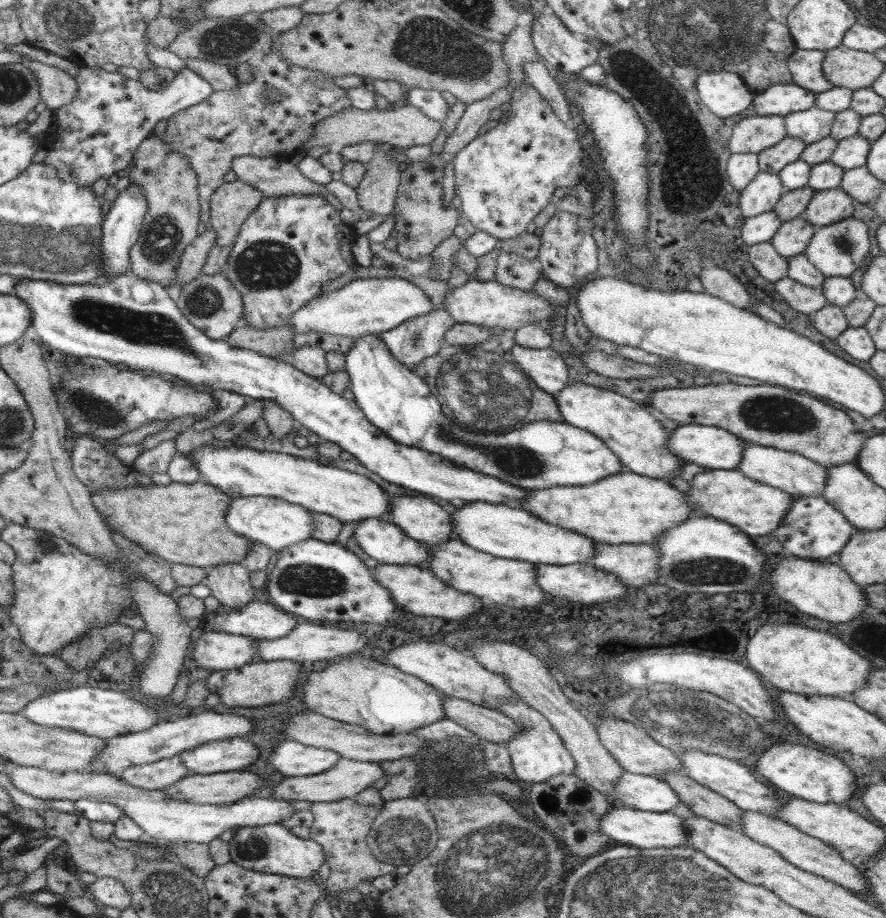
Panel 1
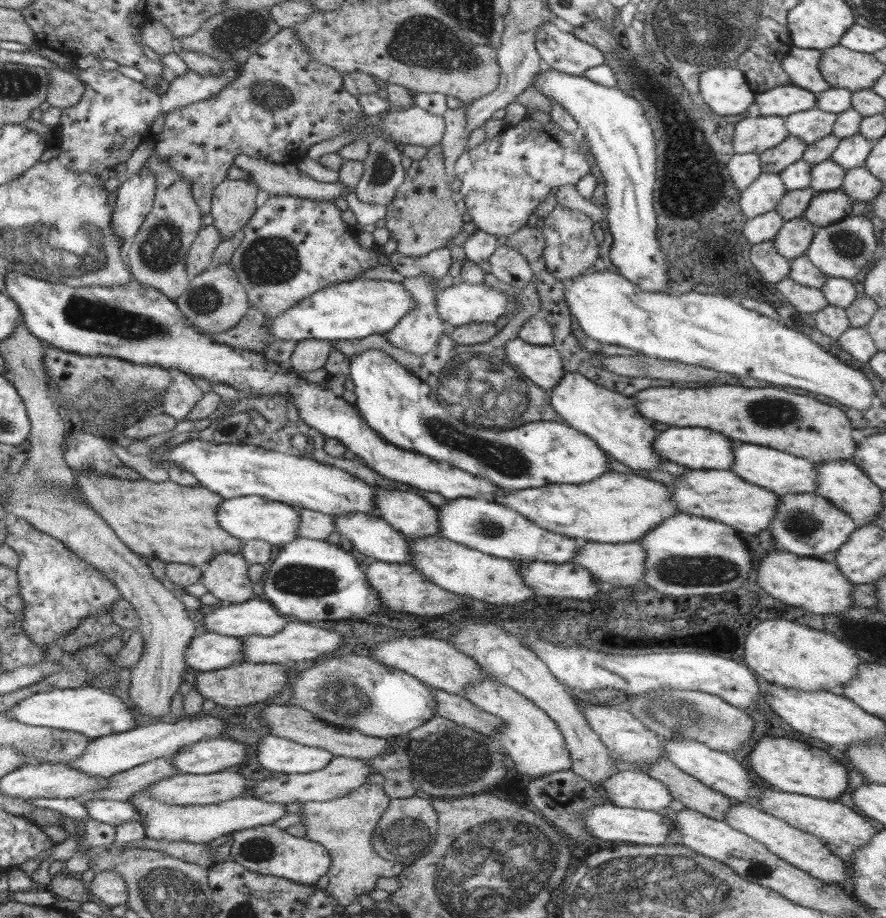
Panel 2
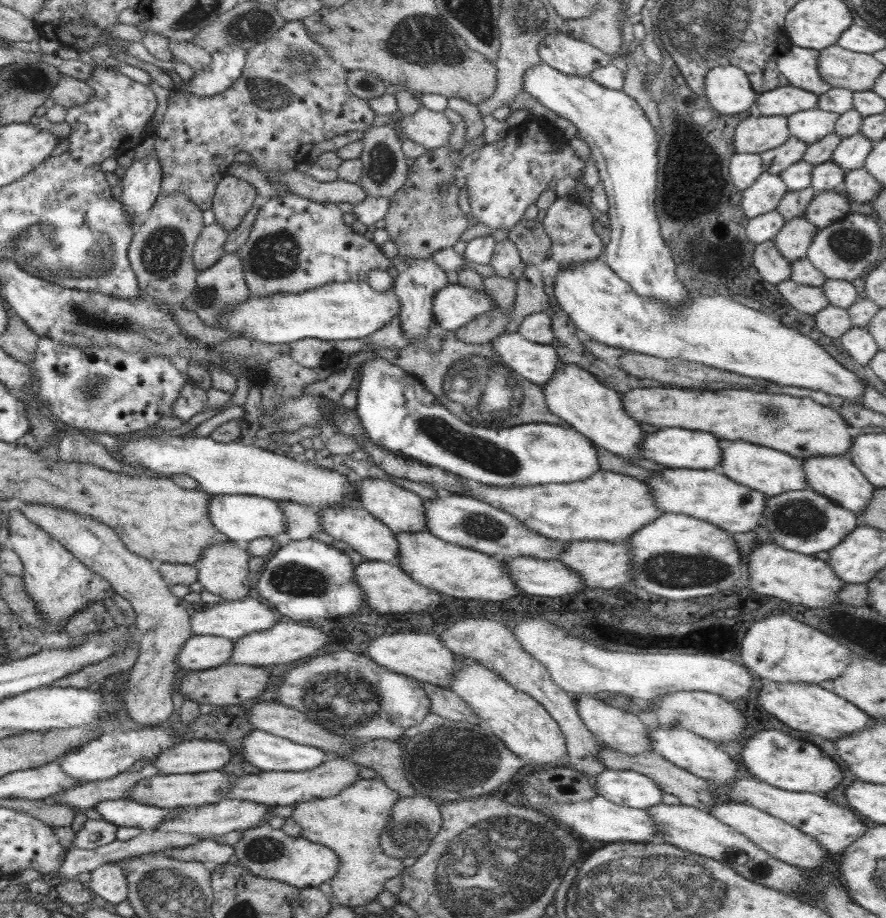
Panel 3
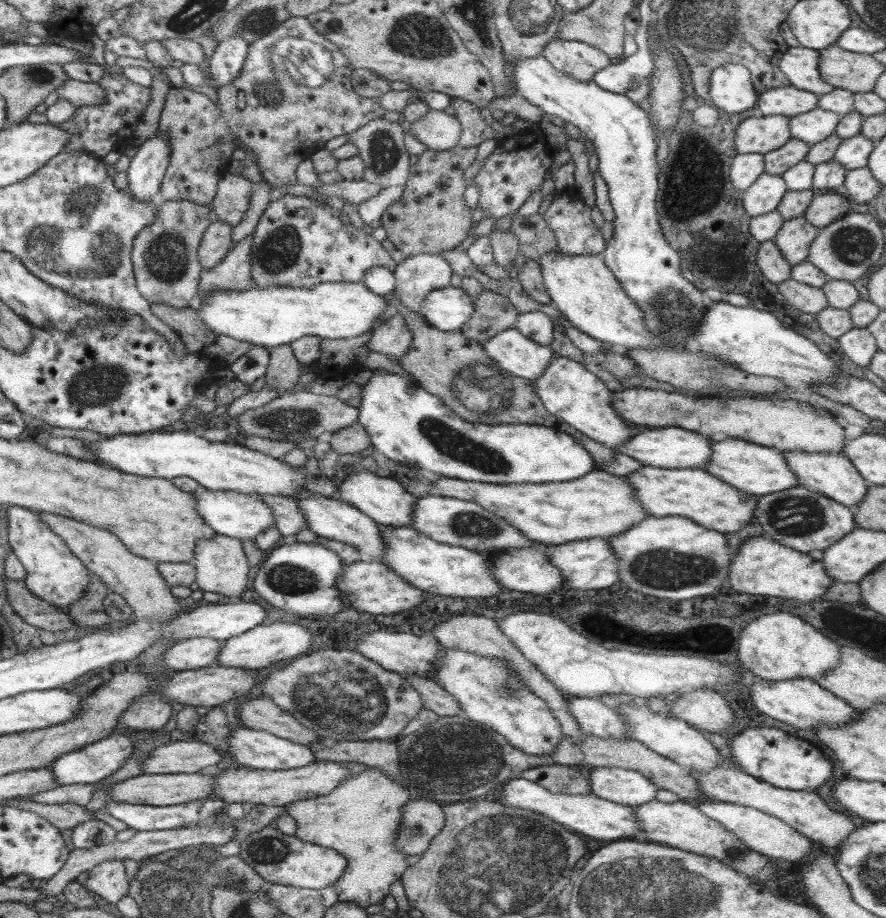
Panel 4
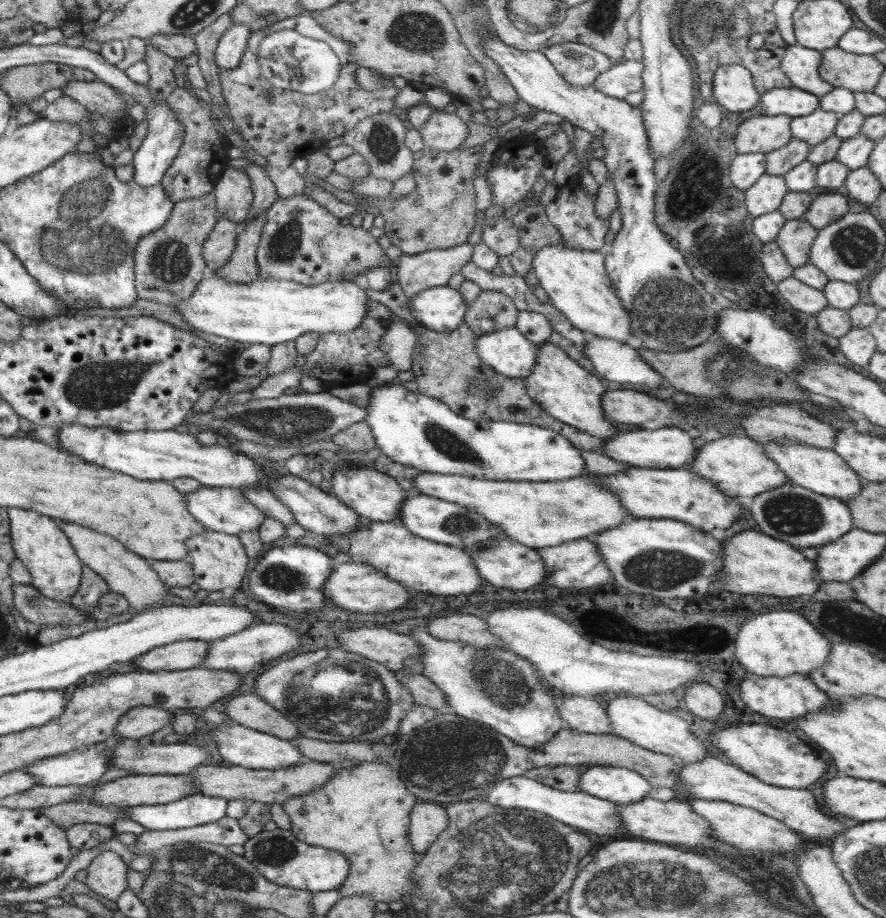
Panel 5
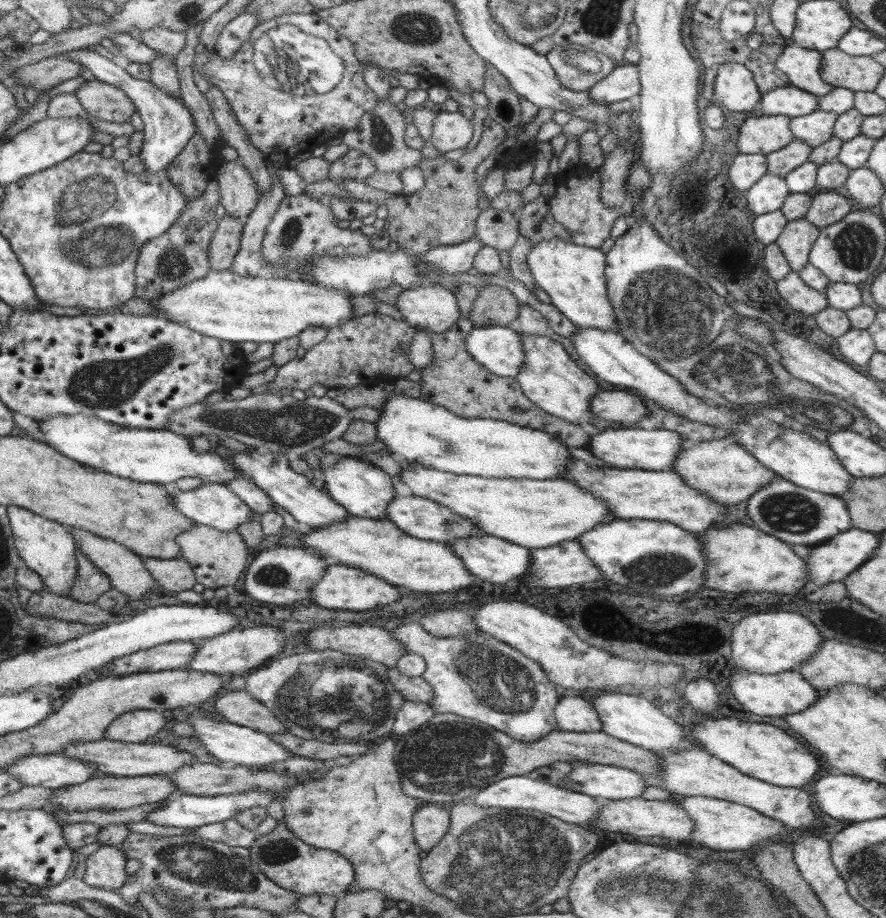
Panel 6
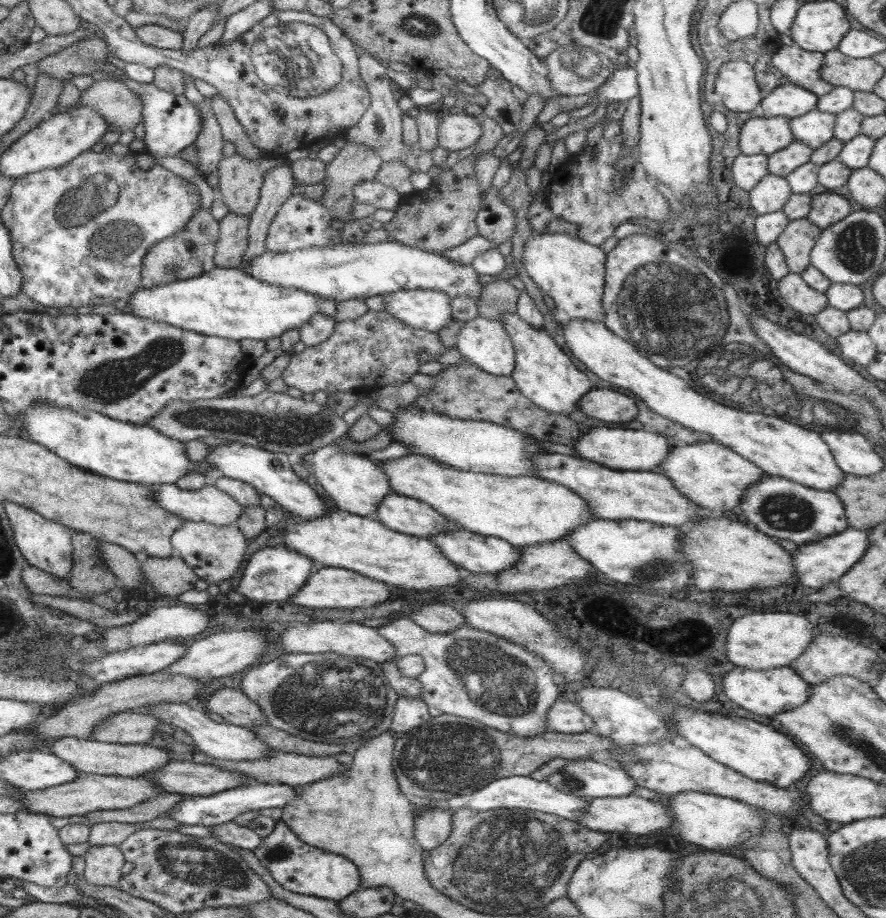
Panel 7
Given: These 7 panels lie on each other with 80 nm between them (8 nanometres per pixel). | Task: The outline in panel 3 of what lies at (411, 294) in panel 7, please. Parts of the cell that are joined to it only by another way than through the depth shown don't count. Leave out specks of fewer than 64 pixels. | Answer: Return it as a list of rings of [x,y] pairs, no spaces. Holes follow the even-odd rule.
[[[450,283],[433,296],[432,318],[440,328],[455,331],[492,311],[492,306],[493,300],[485,291]]]

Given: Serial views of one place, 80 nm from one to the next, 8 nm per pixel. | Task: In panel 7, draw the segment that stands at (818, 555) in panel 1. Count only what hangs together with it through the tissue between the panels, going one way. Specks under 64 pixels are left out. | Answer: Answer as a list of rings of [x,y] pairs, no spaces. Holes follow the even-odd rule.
[[[764,475],[742,494],[740,504],[749,525],[775,539],[805,544],[849,527],[842,501],[834,492],[814,490],[781,476]]]

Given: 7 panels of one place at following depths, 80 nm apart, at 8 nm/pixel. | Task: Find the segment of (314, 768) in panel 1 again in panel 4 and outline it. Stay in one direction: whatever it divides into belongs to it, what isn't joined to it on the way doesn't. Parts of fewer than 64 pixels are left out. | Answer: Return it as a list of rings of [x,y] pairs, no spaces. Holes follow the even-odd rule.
[[[240,727],[230,733],[229,747],[227,751],[234,757],[240,766],[250,769],[262,770],[288,770],[308,766],[315,761],[315,754],[310,747],[289,741],[285,738],[278,738],[274,734],[264,730],[253,730],[247,727]]]

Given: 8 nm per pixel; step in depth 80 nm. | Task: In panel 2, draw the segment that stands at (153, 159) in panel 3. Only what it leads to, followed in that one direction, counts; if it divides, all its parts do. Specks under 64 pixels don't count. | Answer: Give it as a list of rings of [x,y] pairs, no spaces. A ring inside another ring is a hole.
[[[143,166],[118,189],[118,199],[112,212],[112,231],[126,243],[136,237],[146,216],[153,208],[156,196],[156,179]]]

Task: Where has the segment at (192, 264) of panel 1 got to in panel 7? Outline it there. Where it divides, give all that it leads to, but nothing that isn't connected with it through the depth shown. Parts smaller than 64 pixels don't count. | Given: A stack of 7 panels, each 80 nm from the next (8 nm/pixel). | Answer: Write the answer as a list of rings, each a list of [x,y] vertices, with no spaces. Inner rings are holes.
[[[229,213],[219,221],[220,238],[216,244],[214,264],[220,268],[237,268],[248,248],[249,216]]]

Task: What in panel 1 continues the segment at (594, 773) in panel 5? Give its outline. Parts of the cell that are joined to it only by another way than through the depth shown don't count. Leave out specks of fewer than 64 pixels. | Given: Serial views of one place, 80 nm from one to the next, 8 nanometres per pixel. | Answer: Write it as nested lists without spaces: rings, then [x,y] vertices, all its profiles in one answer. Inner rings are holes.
[[[626,770],[615,786],[619,805],[652,813],[666,813],[676,809],[680,798],[672,787],[660,778],[634,774]]]

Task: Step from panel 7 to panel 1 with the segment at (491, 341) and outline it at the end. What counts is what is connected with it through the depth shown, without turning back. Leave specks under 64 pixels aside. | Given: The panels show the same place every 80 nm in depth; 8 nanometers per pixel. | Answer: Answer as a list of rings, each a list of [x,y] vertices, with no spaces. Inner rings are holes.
[[[515,344],[512,354],[514,367],[528,374],[545,393],[557,396],[568,384],[569,372],[557,345],[534,349]]]

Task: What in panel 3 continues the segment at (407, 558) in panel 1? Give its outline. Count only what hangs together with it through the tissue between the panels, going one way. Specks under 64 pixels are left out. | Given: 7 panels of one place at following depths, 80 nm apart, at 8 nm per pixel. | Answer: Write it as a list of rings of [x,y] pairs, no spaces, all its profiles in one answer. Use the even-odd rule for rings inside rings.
[[[333,506],[332,508],[321,508],[318,512],[323,532],[334,536],[336,540],[349,544],[364,559],[396,564],[399,562],[399,548],[395,534],[362,506]]]

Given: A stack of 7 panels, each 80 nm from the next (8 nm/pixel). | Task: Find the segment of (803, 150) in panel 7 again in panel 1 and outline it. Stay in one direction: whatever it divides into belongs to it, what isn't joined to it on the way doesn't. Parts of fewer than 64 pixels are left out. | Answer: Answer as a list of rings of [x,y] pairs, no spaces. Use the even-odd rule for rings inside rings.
[[[784,137],[778,144],[765,148],[757,154],[760,171],[778,175],[786,164],[796,162],[800,158],[805,146],[805,142],[799,138]]]

